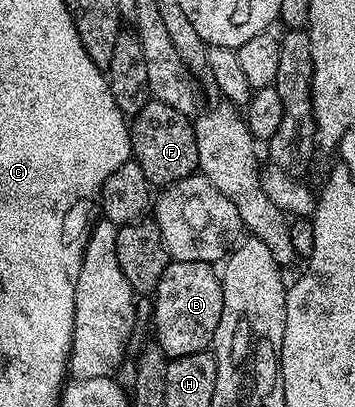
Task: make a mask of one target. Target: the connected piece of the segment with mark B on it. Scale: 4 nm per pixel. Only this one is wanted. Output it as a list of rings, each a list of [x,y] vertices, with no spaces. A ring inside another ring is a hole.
[[[171,260],[153,293],[155,299],[154,341],[168,358],[206,352],[214,345],[217,322],[223,309],[220,273],[205,262]]]

